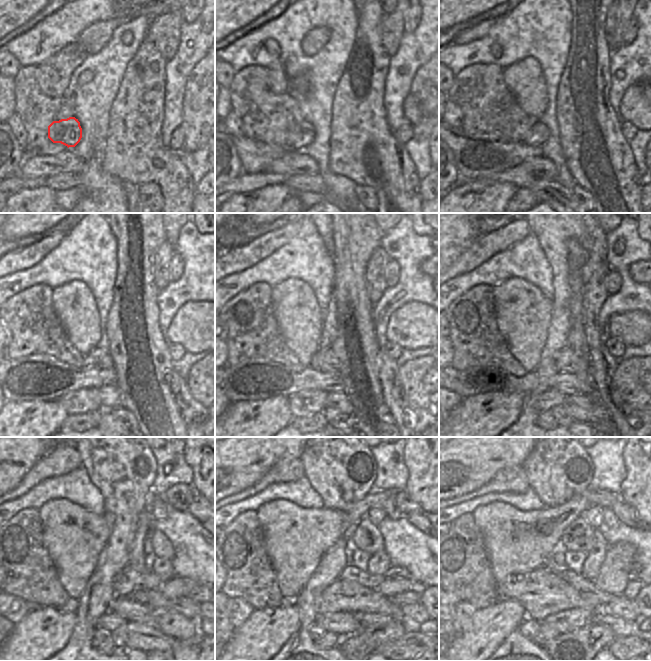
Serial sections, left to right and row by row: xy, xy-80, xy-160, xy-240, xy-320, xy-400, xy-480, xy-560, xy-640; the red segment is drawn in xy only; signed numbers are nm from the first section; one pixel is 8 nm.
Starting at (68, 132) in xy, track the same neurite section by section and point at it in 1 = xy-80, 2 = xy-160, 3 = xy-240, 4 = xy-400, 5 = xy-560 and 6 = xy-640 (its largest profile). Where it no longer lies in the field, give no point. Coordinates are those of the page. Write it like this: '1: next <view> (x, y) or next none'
1: next xy-80 (303, 134)
2: next xy-160 (539, 133)
3: next xy-240 (98, 357)
4: next xy-400 (567, 361)
5: next xy-560 (351, 573)
6: next xy-640 (633, 572)

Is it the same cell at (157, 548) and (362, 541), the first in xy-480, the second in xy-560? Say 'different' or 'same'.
same

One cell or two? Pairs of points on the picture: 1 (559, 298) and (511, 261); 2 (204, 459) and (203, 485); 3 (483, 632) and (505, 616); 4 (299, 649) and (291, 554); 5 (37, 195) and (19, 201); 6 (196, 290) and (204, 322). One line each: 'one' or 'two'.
1: two
2: one
3: one
4: two
5: one
6: two

